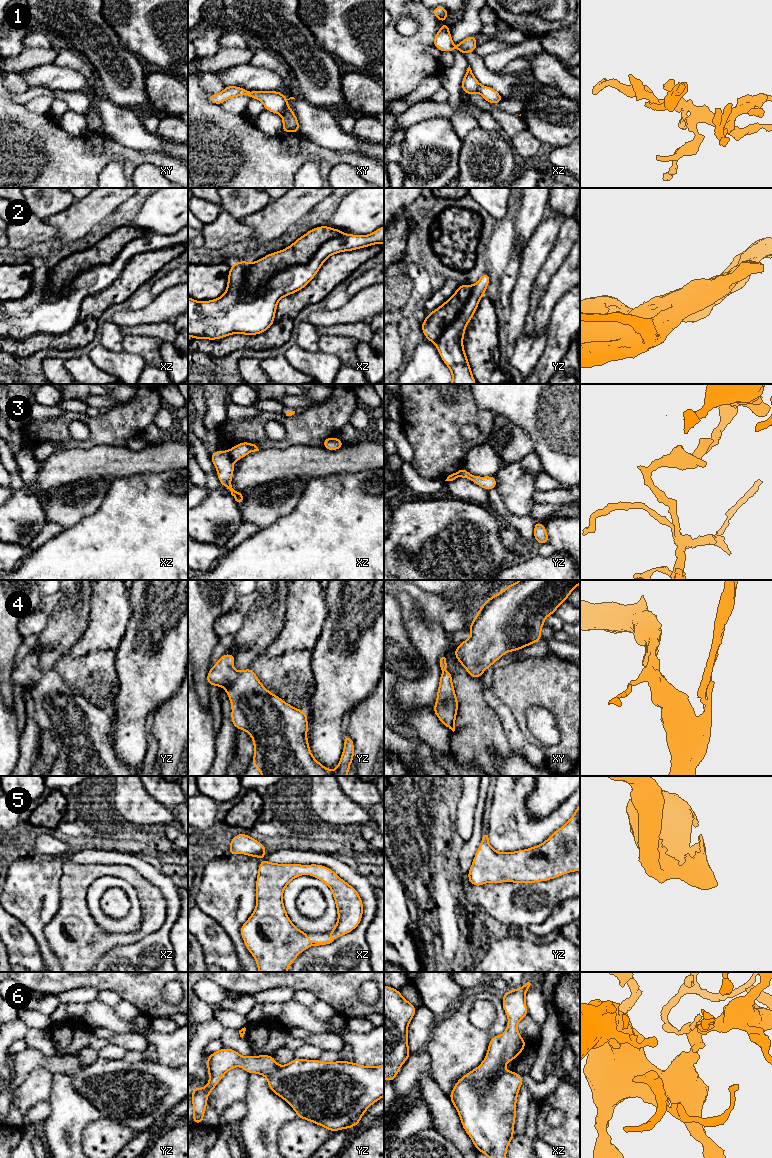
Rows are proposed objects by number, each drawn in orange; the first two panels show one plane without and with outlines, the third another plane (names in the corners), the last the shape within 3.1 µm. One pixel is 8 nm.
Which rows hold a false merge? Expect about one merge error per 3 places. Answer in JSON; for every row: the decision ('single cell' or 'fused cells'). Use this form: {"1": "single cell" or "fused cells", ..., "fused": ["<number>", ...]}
{"1": "fused cells", "2": "fused cells", "3": "fused cells", "4": "single cell", "5": "single cell", "6": "single cell", "fused": ["1", "2", "3"]}

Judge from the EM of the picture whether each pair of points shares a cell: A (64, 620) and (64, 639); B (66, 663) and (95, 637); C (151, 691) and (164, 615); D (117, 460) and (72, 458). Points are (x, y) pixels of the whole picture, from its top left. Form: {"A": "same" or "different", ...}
{"A": "same", "B": "different", "C": "same", "D": "same"}

